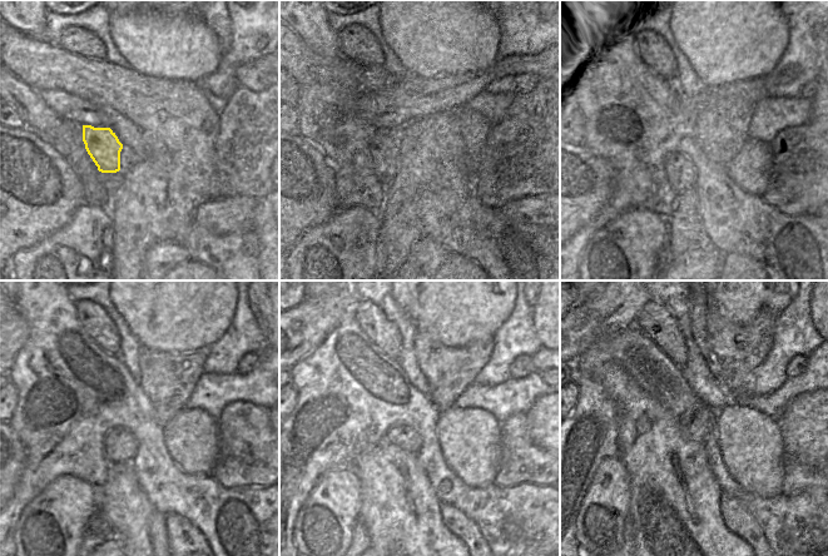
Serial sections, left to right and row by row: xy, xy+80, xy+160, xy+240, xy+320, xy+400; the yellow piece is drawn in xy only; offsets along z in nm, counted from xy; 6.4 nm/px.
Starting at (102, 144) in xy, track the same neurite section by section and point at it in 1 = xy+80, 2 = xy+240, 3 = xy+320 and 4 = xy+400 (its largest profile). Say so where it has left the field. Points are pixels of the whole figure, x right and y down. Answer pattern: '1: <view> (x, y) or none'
1: xy+80 (385, 153)
2: xy+240 (119, 446)
3: xy+320 (403, 437)
4: xy+400 (694, 425)

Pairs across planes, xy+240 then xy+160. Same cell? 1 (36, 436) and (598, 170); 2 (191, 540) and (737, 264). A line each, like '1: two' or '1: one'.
1: two
2: one

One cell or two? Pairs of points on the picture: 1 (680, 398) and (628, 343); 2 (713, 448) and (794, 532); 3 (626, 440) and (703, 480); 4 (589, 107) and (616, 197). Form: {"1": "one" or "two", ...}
{"1": "one", "2": "one", "3": "one", "4": "one"}

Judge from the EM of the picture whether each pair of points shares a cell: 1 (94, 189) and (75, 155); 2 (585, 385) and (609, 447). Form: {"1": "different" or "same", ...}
{"1": "same", "2": "same"}

